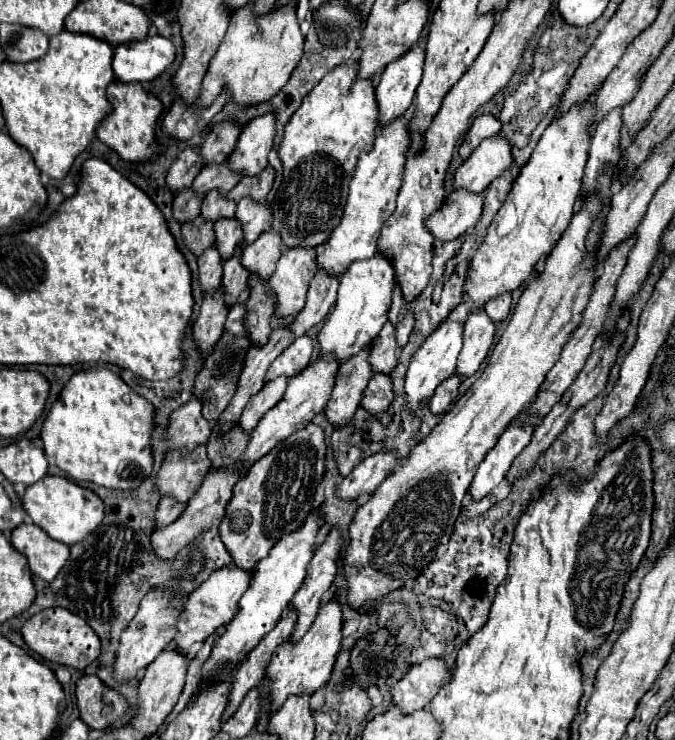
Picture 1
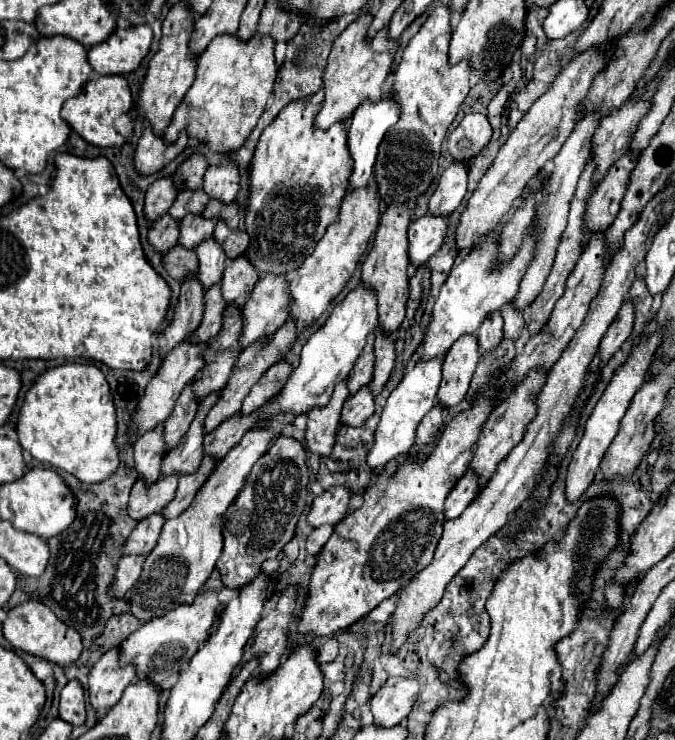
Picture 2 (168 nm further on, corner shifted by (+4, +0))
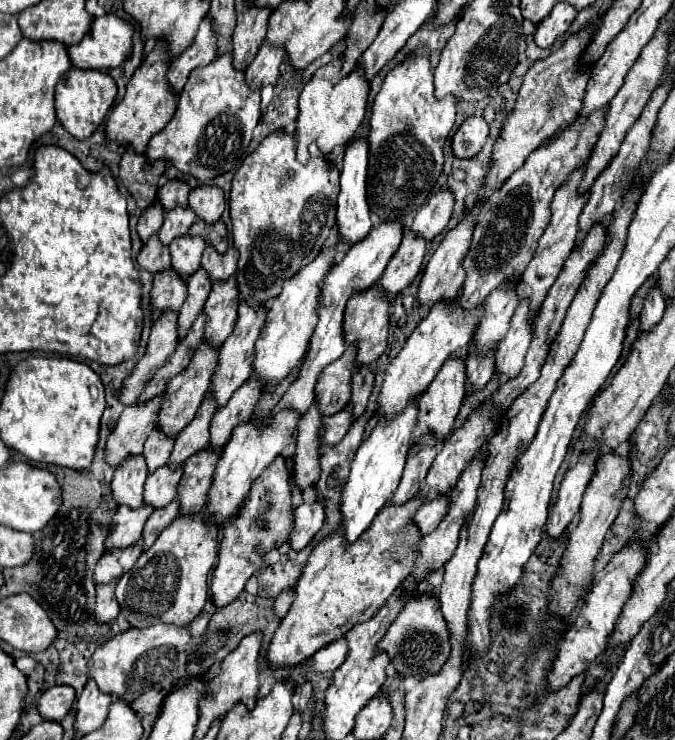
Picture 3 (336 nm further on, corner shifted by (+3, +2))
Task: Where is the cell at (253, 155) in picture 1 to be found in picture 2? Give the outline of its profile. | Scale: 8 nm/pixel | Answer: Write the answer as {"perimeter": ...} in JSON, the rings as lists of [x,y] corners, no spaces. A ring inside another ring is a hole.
{"perimeter":[[[232,162],[222,166],[210,166],[204,174],[202,190],[222,204],[230,204],[238,194],[238,168]]]}

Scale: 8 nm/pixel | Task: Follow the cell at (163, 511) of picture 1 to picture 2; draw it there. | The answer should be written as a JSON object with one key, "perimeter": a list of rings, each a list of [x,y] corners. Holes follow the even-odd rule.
{"perimeter":[[[152,514],[150,518],[144,518],[142,522],[138,522],[136,528],[132,530],[130,538],[126,540],[124,548],[122,548],[122,556],[150,554],[152,548],[158,542],[162,524],[164,524],[164,516],[162,514]]]}

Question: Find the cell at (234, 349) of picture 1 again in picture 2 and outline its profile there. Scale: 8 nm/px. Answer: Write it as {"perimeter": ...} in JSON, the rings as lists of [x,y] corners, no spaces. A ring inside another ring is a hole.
{"perimeter":[[[186,386],[182,390],[182,394],[176,400],[176,406],[172,410],[172,414],[164,420],[164,444],[166,444],[166,452],[174,450],[180,442],[180,438],[186,434],[190,422],[194,420],[198,402],[194,398],[194,392],[190,390],[190,386]]]}

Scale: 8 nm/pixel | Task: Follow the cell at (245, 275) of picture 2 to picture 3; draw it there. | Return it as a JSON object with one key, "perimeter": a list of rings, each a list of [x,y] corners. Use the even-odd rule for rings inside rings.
{"perimeter":[[[235,276],[223,280],[223,284],[213,284],[213,290],[205,302],[203,312],[209,316],[205,326],[205,340],[213,346],[221,346],[223,340],[233,332],[239,306],[239,290],[235,288]]]}

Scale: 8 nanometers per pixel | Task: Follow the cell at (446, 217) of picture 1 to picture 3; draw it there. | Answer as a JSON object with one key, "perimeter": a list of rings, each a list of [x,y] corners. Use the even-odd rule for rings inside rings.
{"perimeter":[[[405,230],[399,250],[395,252],[393,260],[387,264],[387,270],[379,280],[379,284],[391,294],[391,298],[403,292],[421,272],[425,252],[427,252],[427,240],[423,240],[423,236],[411,230]]]}

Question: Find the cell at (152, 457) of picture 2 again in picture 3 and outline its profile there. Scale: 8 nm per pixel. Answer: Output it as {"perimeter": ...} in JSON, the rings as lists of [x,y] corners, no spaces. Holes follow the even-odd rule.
{"perimeter":[[[143,454],[127,456],[117,468],[111,490],[117,504],[127,504],[129,508],[139,508],[143,504],[143,484],[147,480],[147,464],[143,464]]]}

